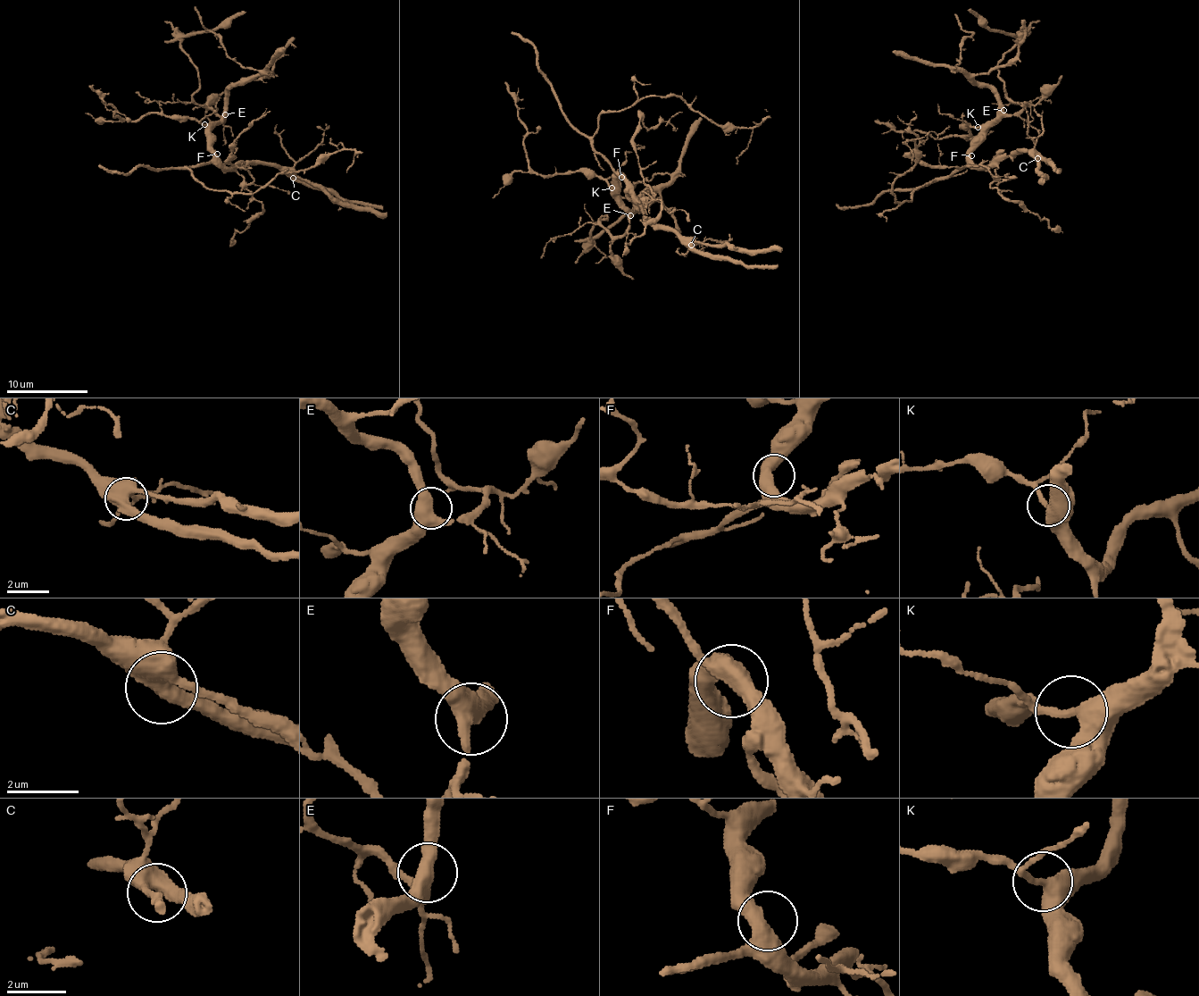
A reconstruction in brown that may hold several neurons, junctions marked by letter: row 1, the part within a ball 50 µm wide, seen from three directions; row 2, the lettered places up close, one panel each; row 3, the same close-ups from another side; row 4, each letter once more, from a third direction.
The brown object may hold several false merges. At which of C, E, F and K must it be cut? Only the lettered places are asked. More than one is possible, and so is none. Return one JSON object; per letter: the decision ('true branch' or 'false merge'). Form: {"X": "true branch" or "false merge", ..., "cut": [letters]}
{"C": "true branch", "E": "true branch", "F": "true branch", "K": "true branch", "cut": []}

